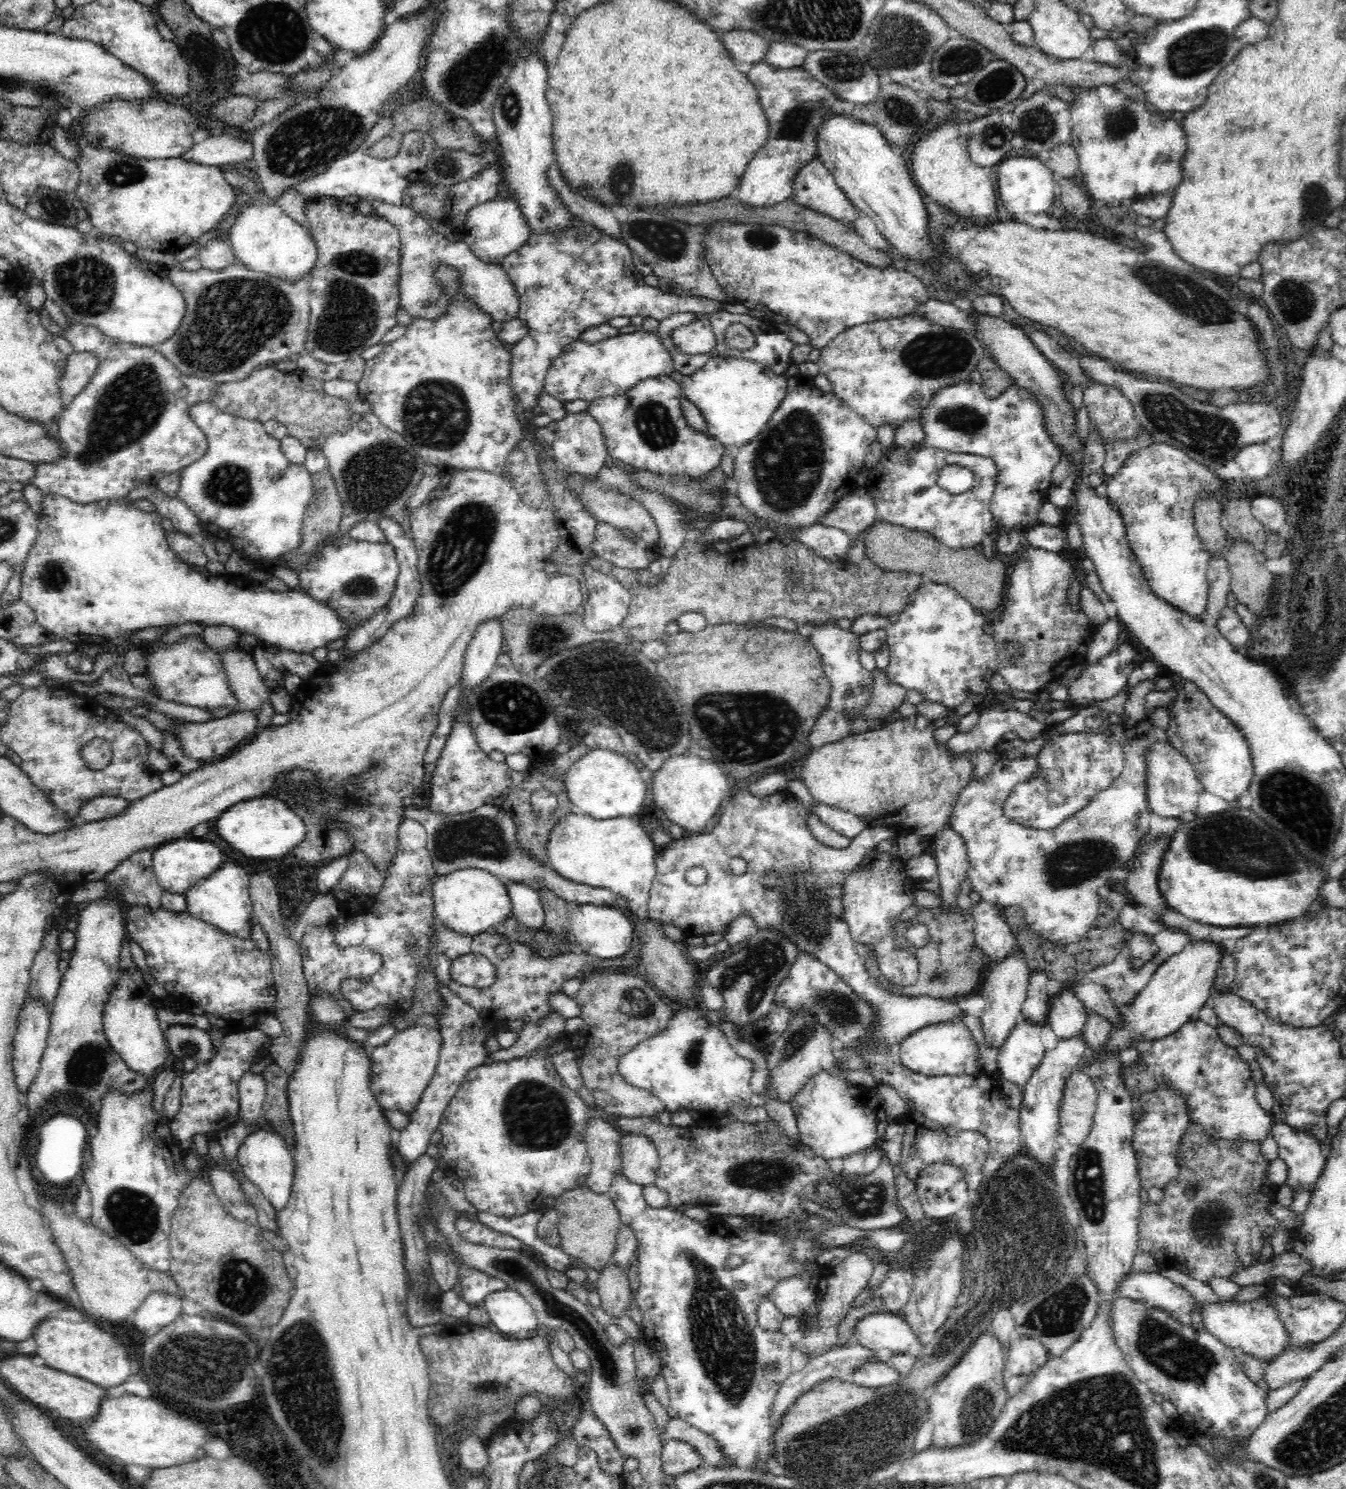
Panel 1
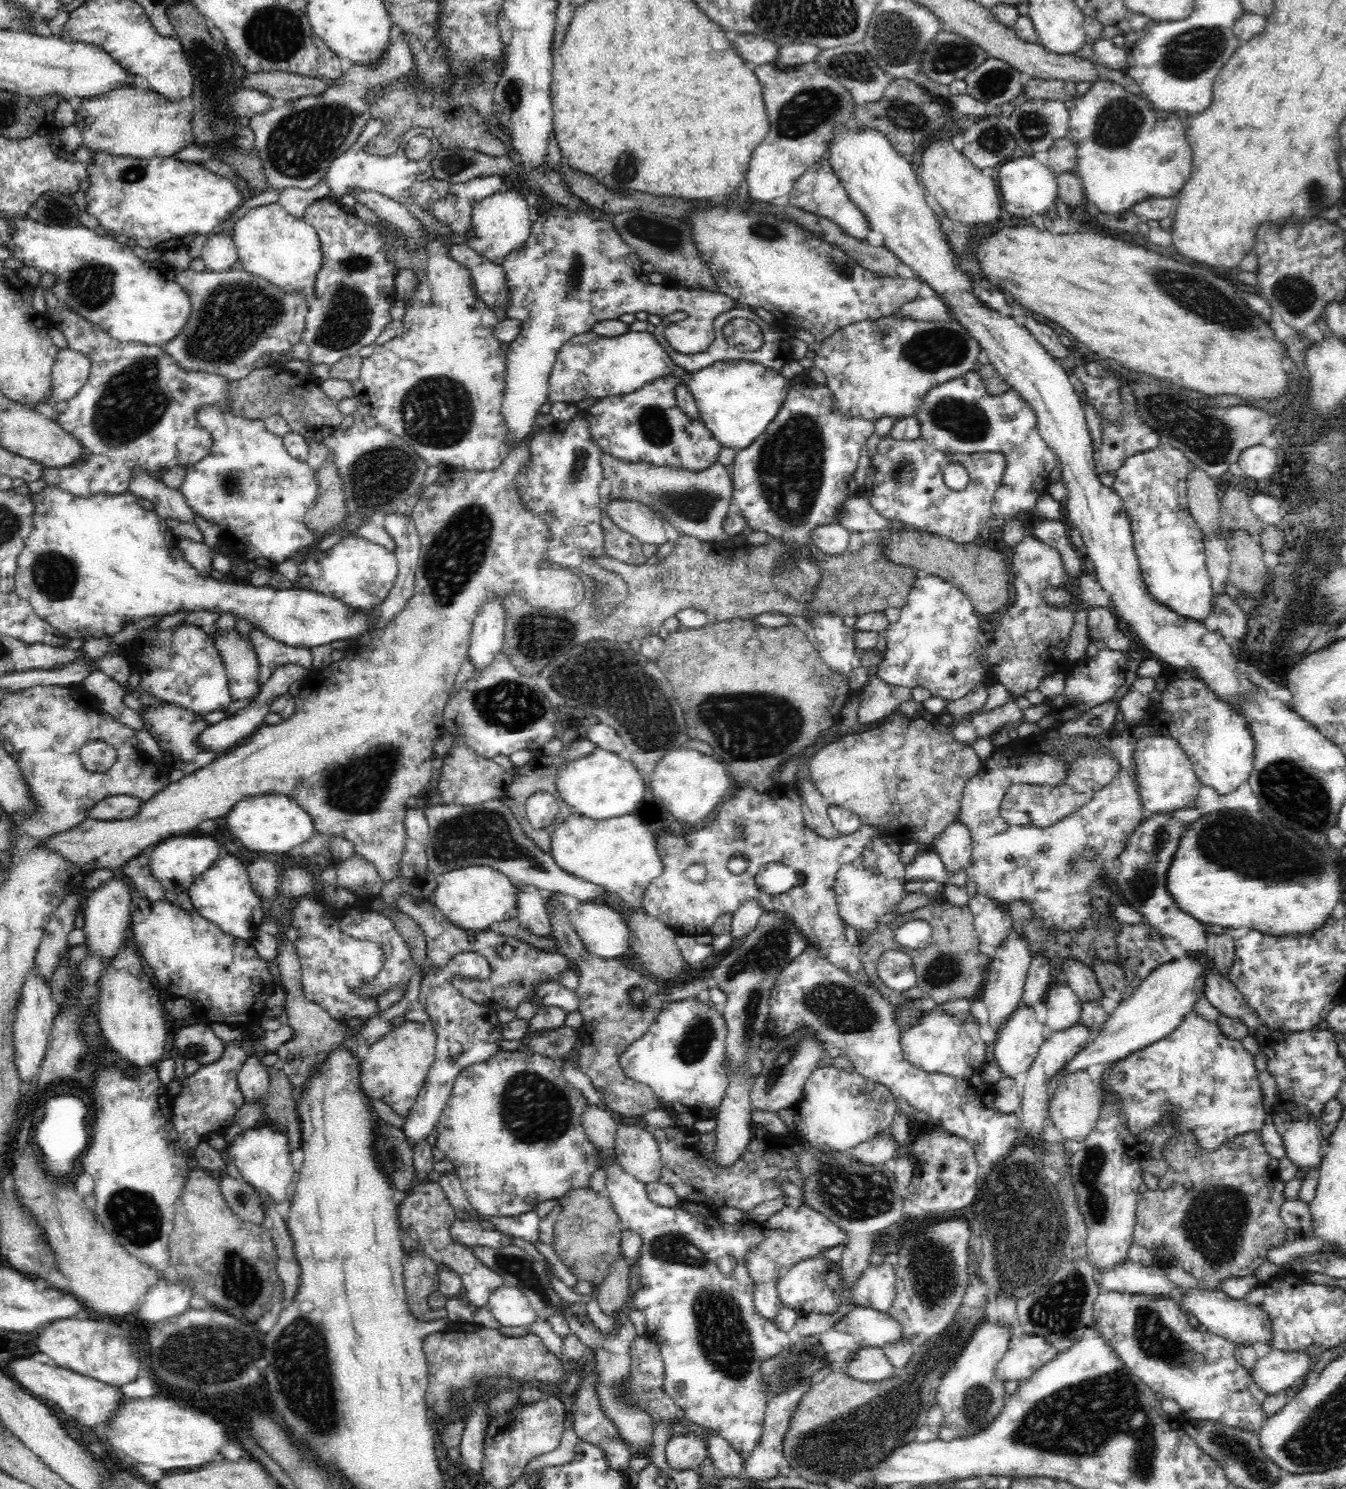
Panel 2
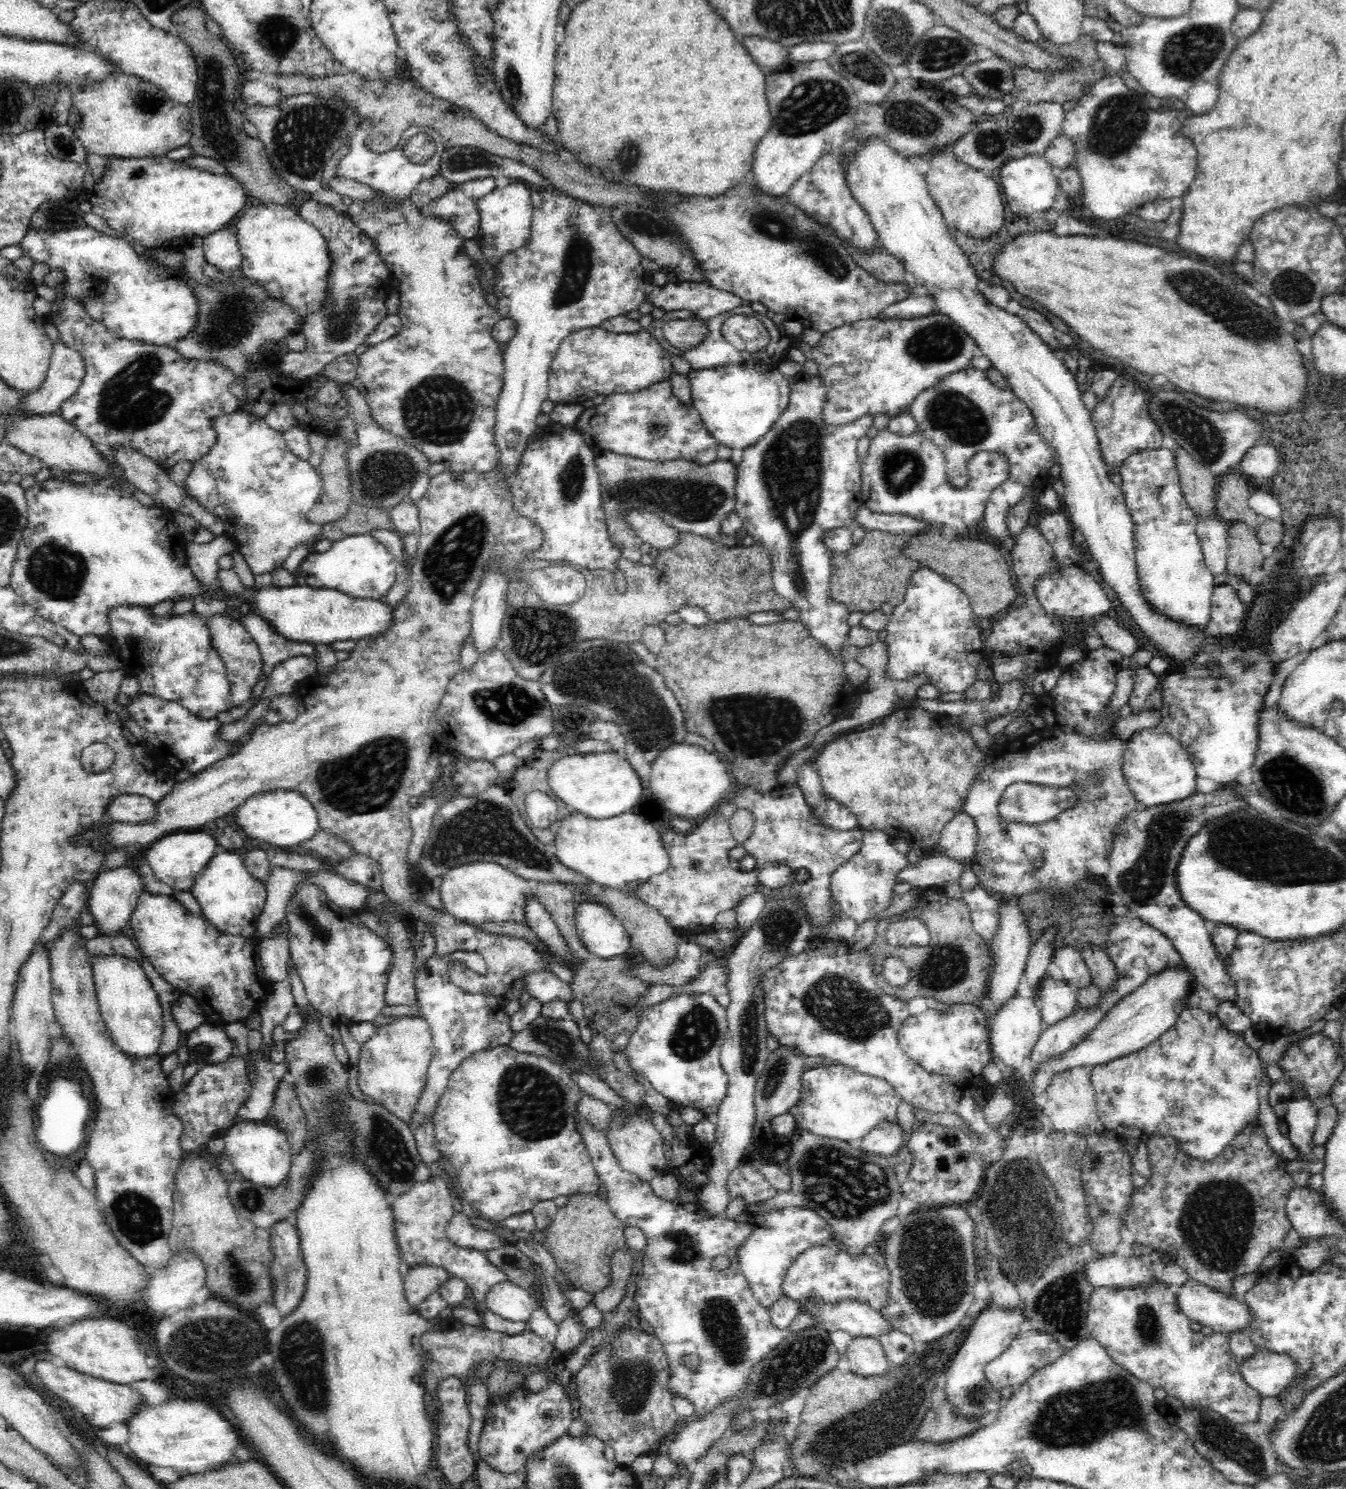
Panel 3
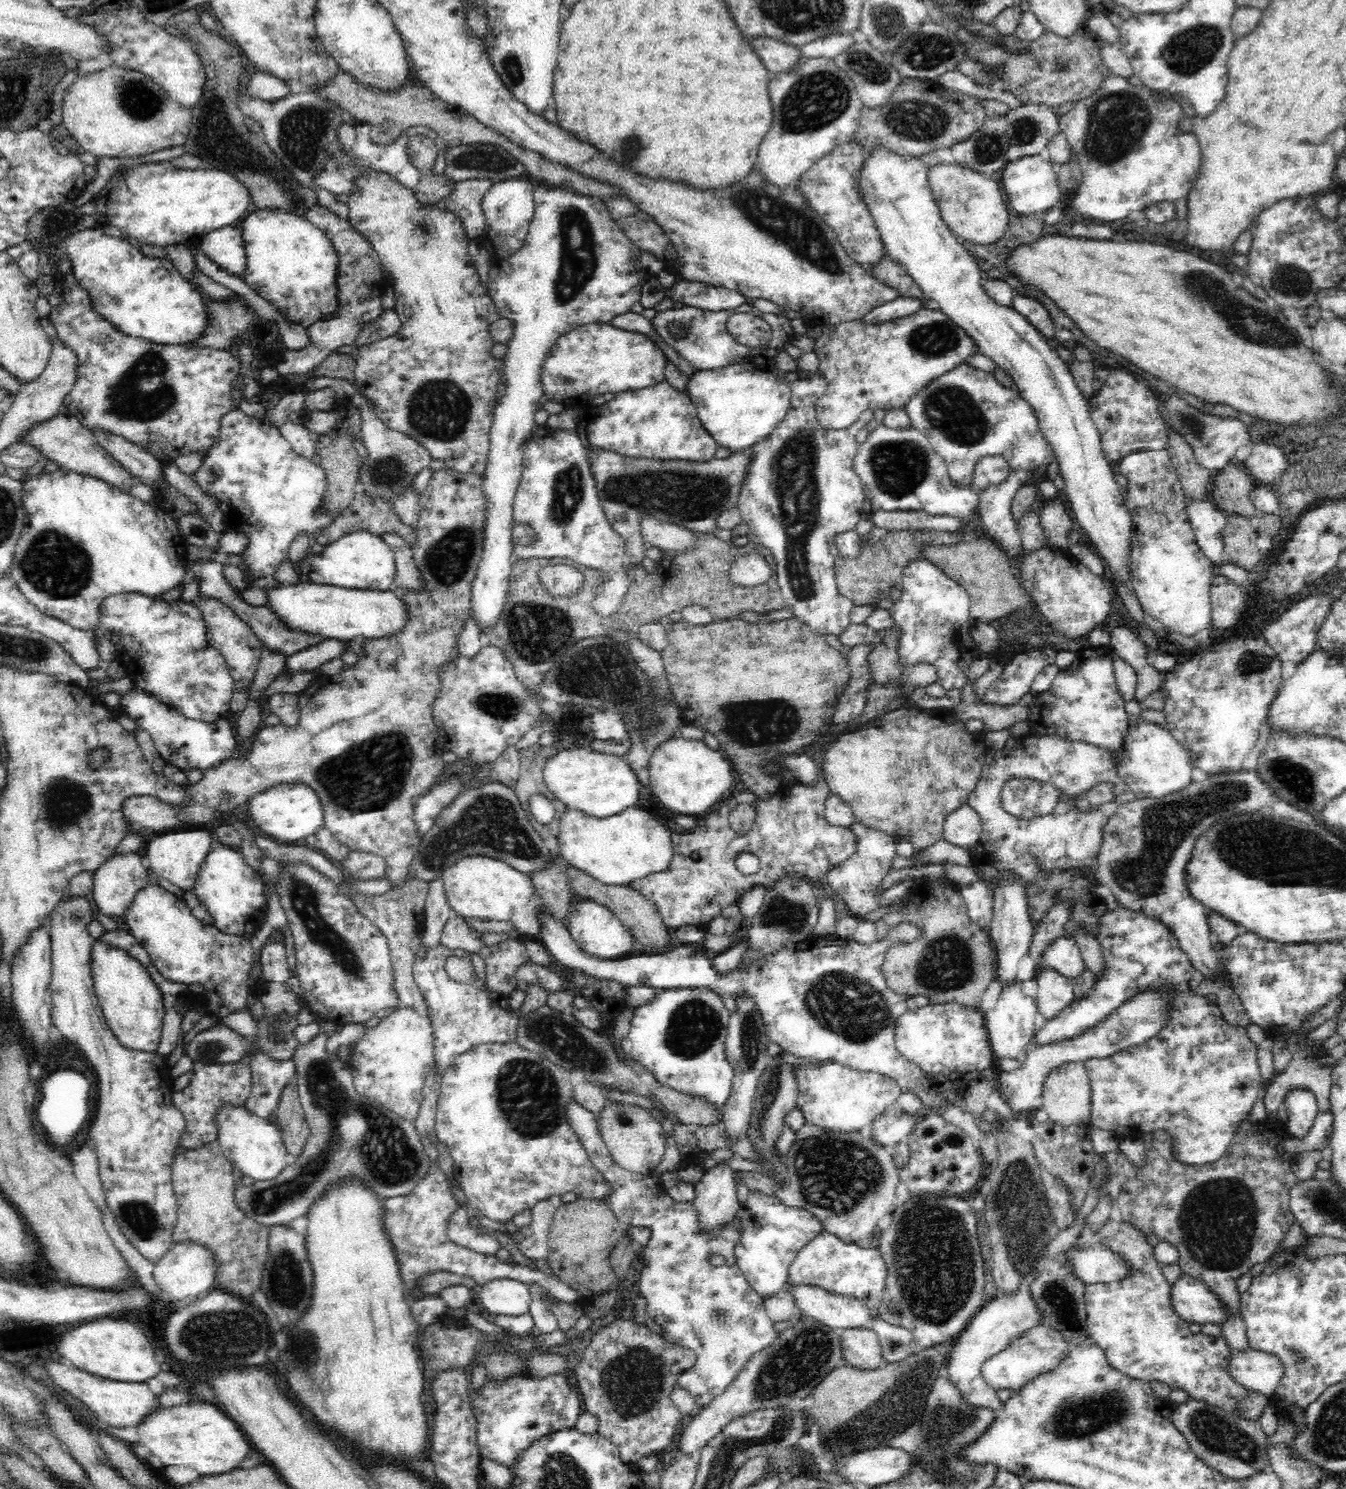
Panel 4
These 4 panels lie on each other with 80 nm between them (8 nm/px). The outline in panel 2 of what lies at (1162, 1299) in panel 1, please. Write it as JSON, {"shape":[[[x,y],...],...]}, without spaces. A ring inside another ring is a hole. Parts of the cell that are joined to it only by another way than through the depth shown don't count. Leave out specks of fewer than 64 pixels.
{"shape":[[[1125,1260],[1116,1267],[1096,1273],[1097,1284],[1106,1291],[1120,1291],[1132,1295],[1162,1295],[1168,1299],[1179,1300],[1183,1291],[1162,1273],[1156,1264],[1142,1266],[1136,1262]]]}

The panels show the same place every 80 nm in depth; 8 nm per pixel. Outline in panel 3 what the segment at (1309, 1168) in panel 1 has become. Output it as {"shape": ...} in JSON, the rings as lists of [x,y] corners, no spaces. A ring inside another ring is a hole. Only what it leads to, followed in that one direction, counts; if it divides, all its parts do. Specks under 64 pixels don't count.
{"shape":[[[1308,1095],[1290,1097],[1273,1106],[1283,1135],[1297,1148],[1299,1159],[1314,1150],[1312,1136],[1317,1124],[1318,1108]]]}

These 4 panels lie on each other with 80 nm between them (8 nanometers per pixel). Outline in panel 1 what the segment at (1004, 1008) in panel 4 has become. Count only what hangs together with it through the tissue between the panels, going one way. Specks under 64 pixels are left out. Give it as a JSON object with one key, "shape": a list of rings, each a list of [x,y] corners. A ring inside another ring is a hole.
{"shape":[[[1021,1017],[1012,1026],[1010,1036],[1007,1040],[998,1046],[996,1054],[996,1062],[998,1065],[997,1070],[1001,1074],[1001,1078],[1019,1086],[1020,1089],[1024,1088],[1024,1084],[1030,1080],[1032,1072],[1036,1070],[1041,1059],[1044,1058],[1046,1050],[1052,1050],[1056,1046],[1056,1034],[1052,1031],[1052,1027],[1048,1024],[1040,1026],[1039,1023],[1031,1022],[1026,1017]]]}

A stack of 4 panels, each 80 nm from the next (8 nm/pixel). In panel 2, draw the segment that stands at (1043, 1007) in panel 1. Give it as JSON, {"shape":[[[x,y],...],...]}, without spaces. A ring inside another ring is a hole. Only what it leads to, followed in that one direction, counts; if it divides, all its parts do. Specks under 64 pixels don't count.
{"shape":[[[1036,954],[1033,956],[1030,966],[1028,966],[1021,1002],[1027,1003],[1027,1006],[1032,1008],[1036,1004],[1044,1002],[1050,984],[1055,982],[1050,972],[1051,963],[1047,955]]]}

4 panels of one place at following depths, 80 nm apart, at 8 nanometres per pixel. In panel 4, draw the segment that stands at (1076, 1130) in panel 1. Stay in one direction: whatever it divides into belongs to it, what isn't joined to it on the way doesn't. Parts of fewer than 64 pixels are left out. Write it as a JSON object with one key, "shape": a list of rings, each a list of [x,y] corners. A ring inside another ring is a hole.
{"shape":[[[1066,1062],[1062,1066],[1054,1068],[1044,1078],[1041,1108],[1047,1112],[1049,1120],[1058,1126],[1089,1124],[1091,1096],[1092,1087],[1084,1064],[1082,1062]]]}

